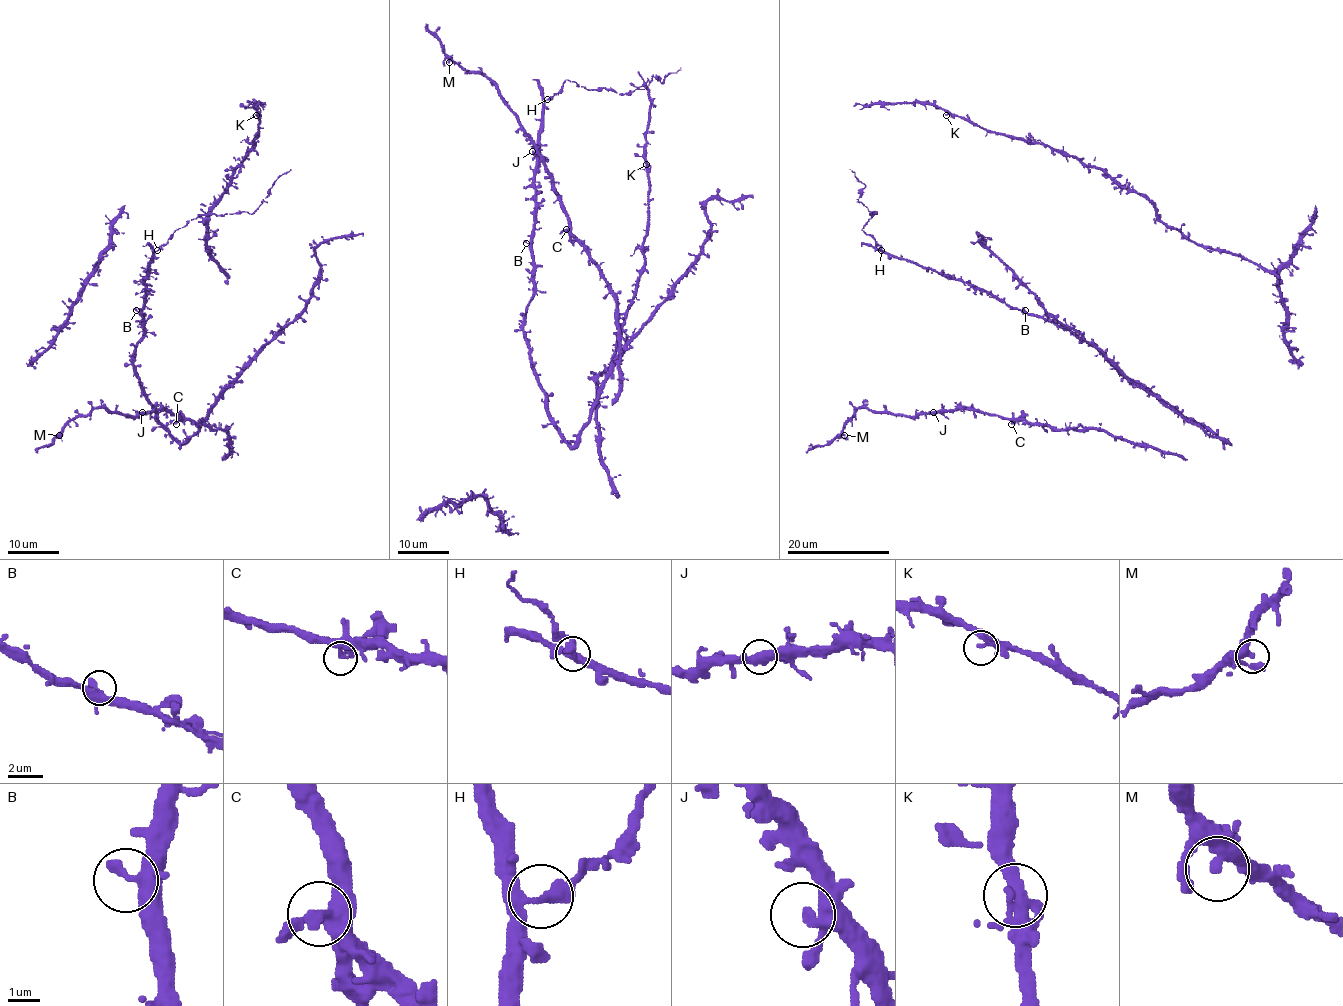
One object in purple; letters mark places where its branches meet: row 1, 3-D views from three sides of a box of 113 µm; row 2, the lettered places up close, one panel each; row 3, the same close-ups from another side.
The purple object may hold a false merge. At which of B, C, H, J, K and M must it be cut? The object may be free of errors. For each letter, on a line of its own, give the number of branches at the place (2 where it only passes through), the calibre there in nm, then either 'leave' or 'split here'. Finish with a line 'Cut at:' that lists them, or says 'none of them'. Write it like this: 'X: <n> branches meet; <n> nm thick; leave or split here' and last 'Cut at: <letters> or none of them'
B: 3 branches meet; 280 nm thick; leave
C: 2 branches meet; 280 nm thick; leave
H: 3 branches meet; 280 nm thick; split here
J: 2 branches meet; 280 nm thick; leave
K: 3 branches meet; 240 nm thick; leave
M: 3 branches meet; 280 nm thick; leave
Cut at: H

